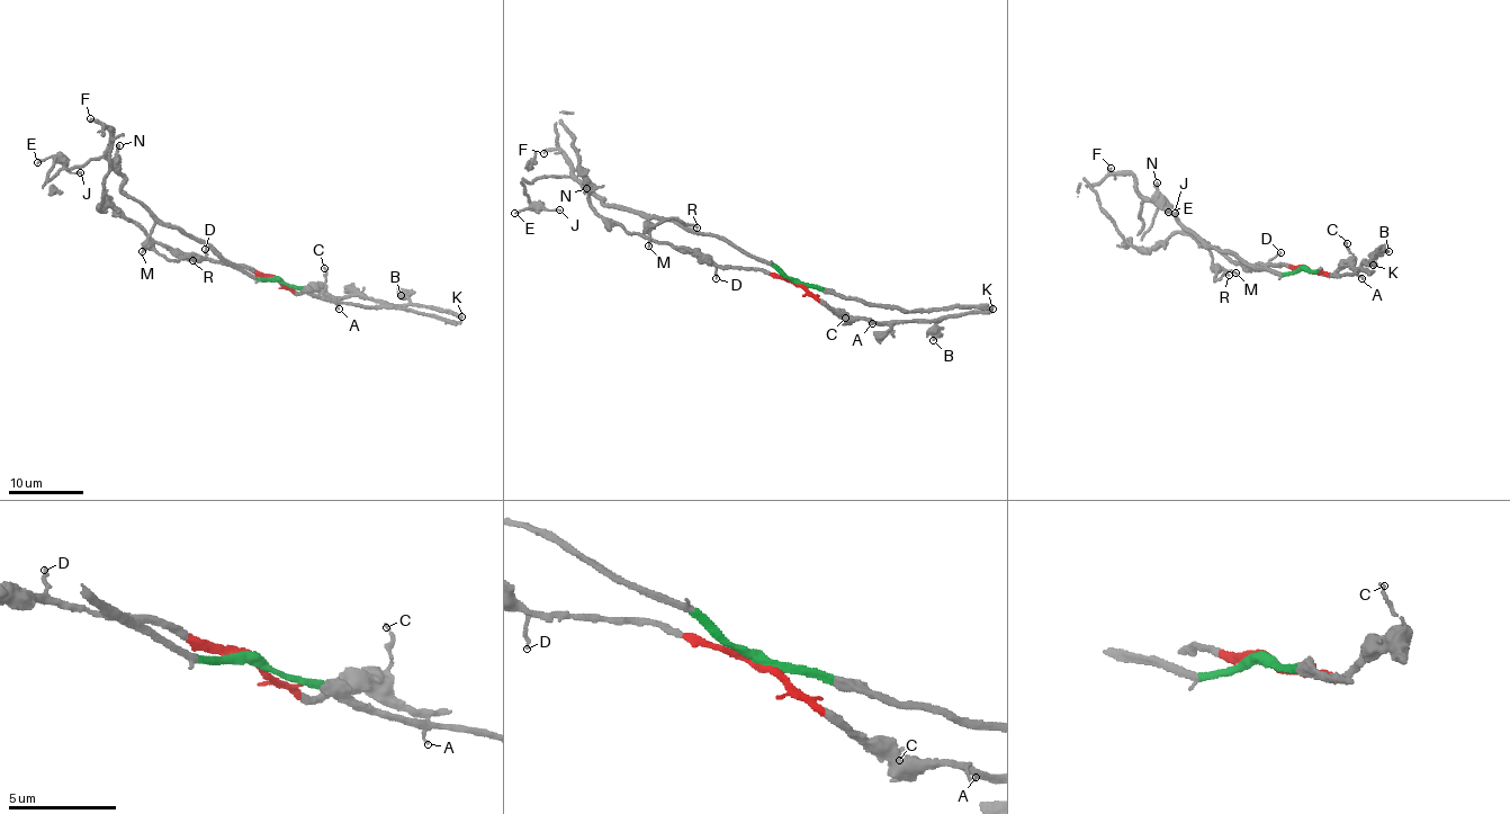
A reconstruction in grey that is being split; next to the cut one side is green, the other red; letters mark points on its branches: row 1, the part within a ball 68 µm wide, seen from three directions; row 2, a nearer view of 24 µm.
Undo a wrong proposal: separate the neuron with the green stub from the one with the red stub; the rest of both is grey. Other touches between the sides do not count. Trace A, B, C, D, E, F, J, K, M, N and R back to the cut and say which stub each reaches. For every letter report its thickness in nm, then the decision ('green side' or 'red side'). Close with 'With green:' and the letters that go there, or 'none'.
A: 110 nm thick; red side
B: 240 nm thick; red side
C: 160 nm thick; red side
D: 140 nm thick; red side
E: 140 nm thick; green side
F: 220 nm thick; green side
J: 130 nm thick; green side
K: 360 nm thick; red side
M: 130 nm thick; green side
N: 200 nm thick; green side
R: 120 nm thick; green side
With green: E, F, J, M, N, R

